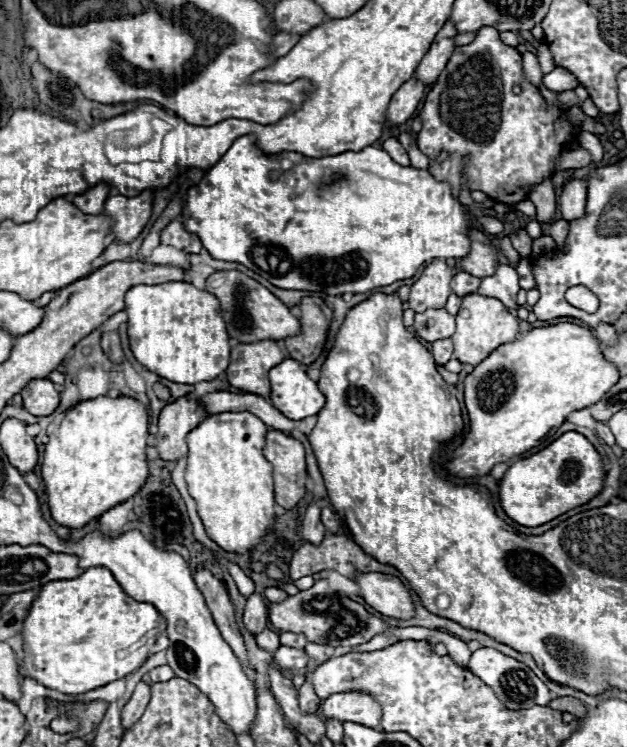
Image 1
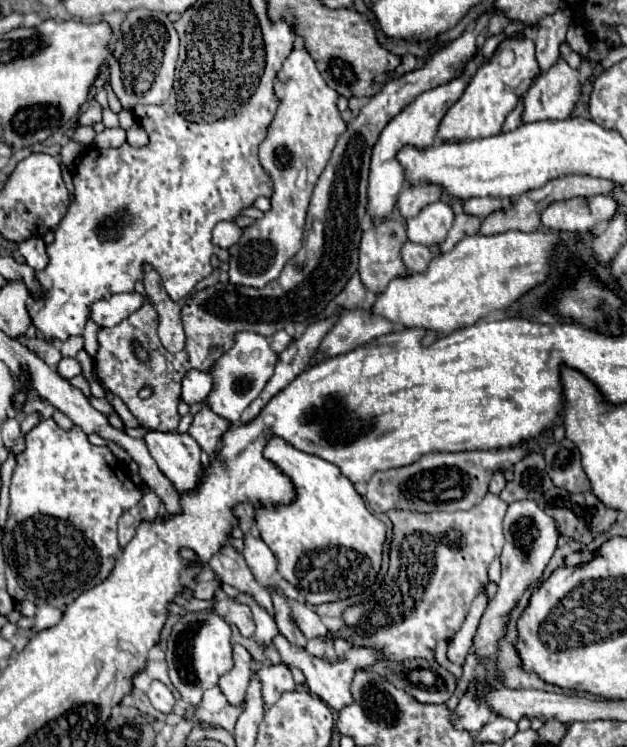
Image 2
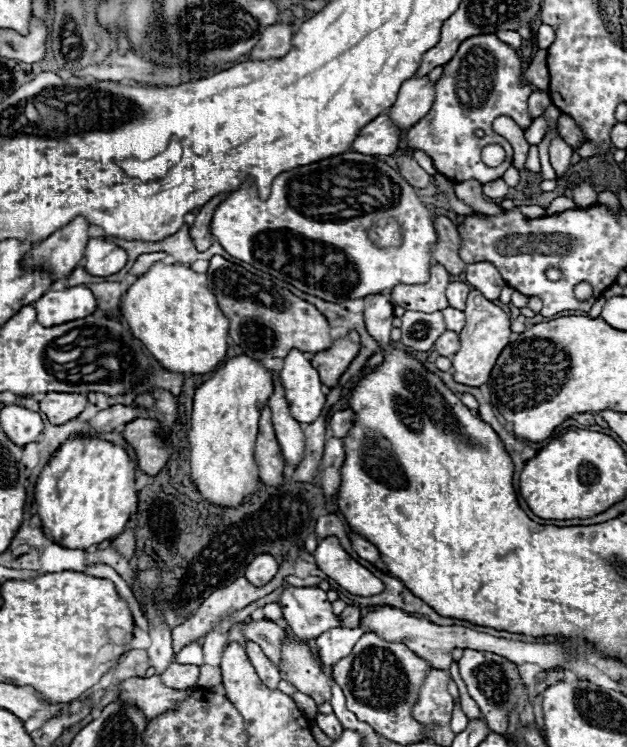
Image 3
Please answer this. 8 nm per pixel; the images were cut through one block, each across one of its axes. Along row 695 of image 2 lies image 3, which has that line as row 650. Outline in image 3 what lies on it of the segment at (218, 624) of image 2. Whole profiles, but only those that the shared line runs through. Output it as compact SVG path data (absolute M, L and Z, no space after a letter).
M198 642L186 644L186 646L176 654L176 662L178 662L178 664L196 664L196 666L202 666L202 664L204 664L202 646L200 646Z

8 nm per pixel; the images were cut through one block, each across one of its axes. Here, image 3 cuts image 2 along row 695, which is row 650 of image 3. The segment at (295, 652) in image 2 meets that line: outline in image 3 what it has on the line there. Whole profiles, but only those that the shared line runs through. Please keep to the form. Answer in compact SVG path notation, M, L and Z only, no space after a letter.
M332 628L324 634L320 634L316 638L316 656L322 662L322 666L330 668L336 662L340 662L342 658L346 658L346 654L350 654L350 650L354 648L354 642L358 642L358 638L364 632L360 628L348 630L348 628Z

